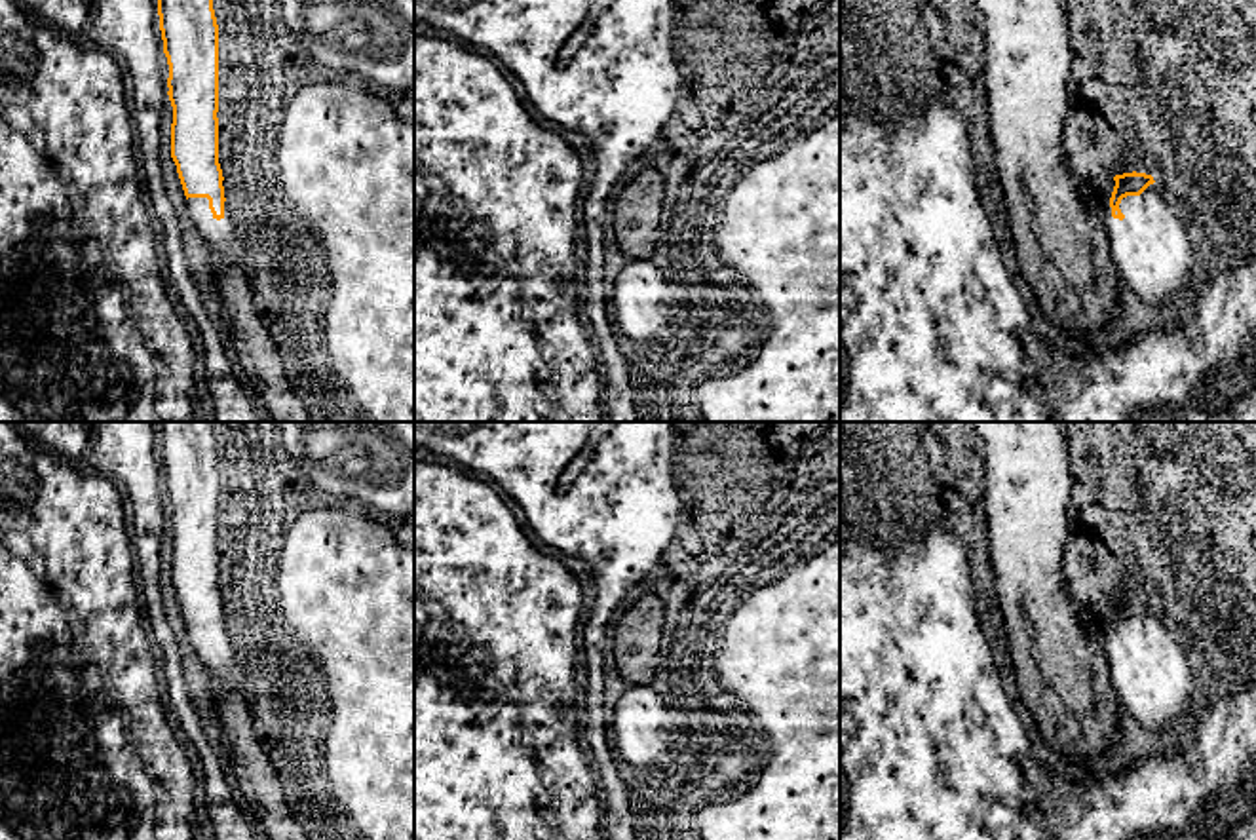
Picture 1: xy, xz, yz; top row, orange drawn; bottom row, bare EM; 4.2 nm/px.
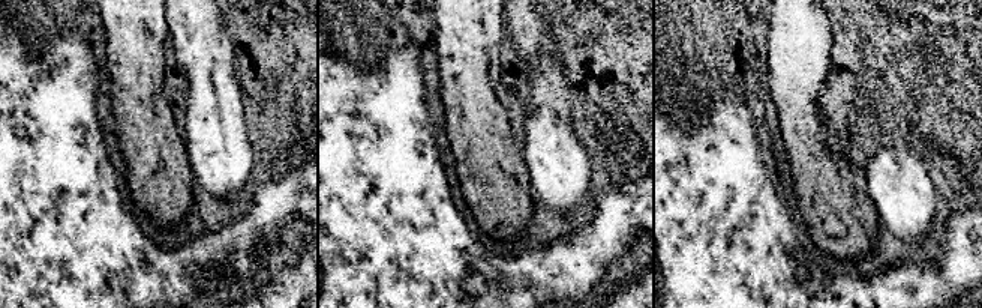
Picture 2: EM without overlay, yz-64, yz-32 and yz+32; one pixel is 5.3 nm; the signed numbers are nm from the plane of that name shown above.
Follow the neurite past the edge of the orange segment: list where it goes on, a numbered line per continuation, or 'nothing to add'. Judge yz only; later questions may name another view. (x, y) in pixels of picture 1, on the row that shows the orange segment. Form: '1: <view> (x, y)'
nothing to add

